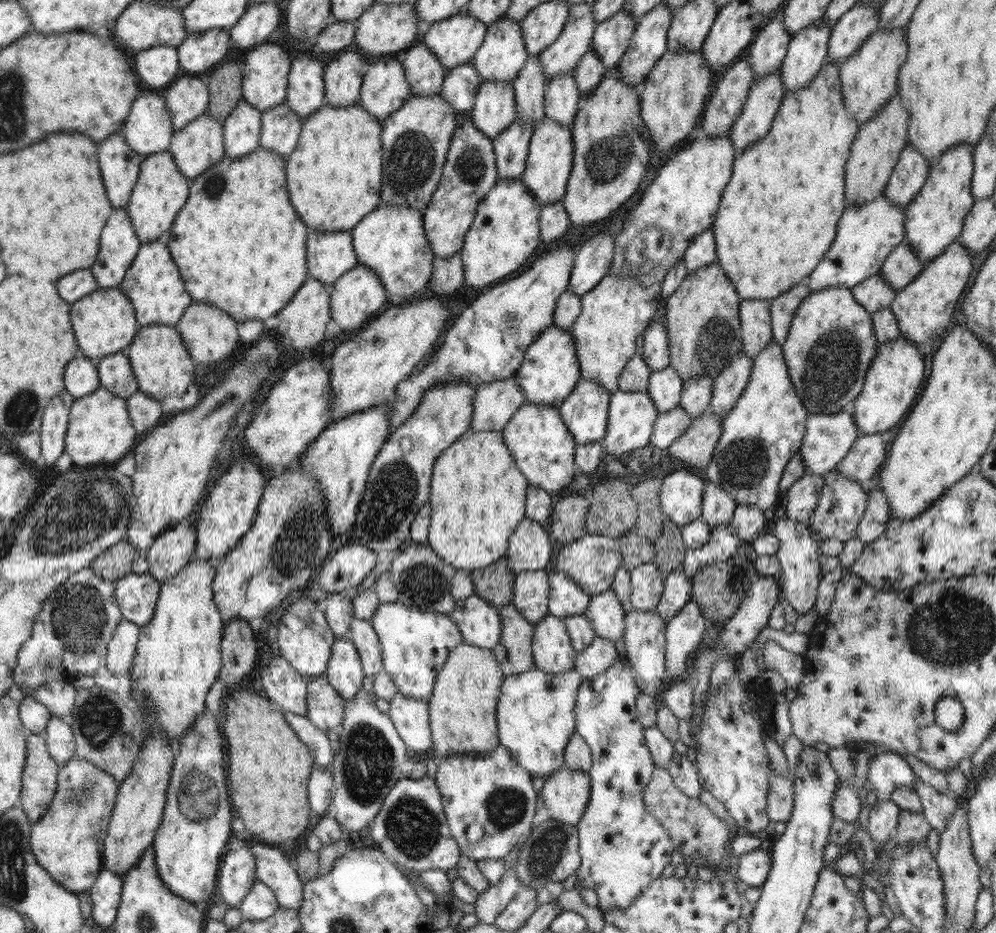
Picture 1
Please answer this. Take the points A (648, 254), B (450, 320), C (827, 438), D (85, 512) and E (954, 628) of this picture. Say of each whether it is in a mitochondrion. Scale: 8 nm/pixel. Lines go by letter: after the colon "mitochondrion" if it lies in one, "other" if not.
A: mitochondrion
B: other
C: other
D: mitochondrion
E: mitochondrion

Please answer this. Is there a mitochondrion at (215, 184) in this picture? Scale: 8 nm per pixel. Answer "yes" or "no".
yes

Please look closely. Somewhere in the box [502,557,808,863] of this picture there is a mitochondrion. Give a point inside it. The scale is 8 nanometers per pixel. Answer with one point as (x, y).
(735, 593)

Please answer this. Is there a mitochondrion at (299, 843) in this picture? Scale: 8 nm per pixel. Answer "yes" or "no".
no

